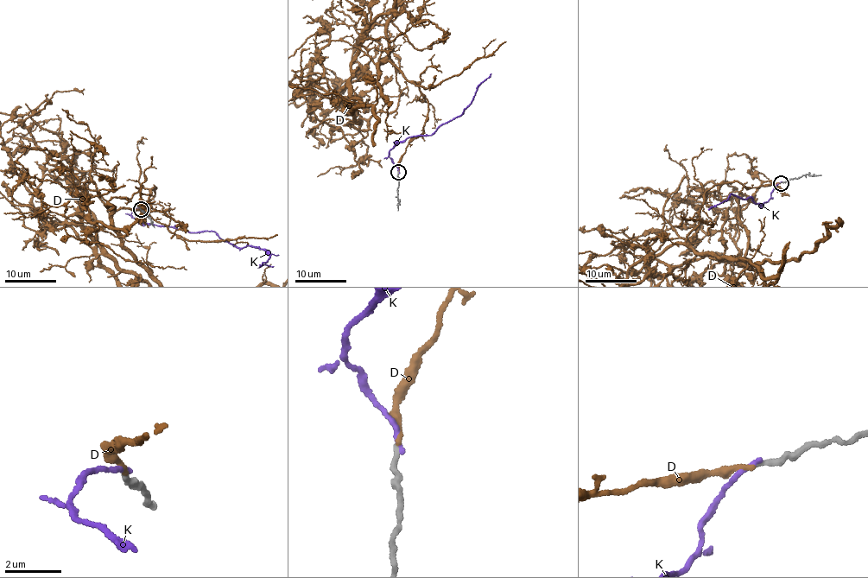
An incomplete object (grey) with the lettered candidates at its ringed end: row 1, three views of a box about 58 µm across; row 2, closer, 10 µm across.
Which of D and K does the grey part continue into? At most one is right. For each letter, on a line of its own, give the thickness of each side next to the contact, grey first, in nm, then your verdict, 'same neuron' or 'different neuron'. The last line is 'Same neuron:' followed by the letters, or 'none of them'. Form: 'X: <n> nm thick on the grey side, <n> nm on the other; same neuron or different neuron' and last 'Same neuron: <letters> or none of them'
D: 200 nm thick on the grey side, 150 nm on the other; same neuron
K: 200 nm thick on the grey side, 180 nm on the other; different neuron
Same neuron: D

